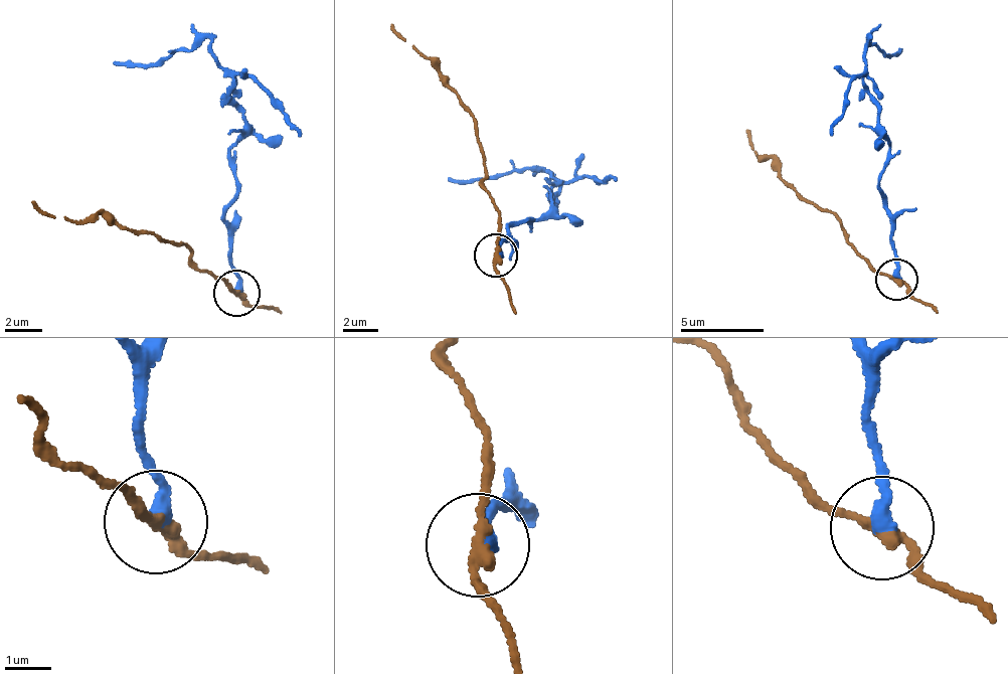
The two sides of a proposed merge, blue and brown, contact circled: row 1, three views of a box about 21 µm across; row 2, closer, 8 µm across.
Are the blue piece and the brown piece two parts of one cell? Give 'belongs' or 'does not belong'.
does not belong

